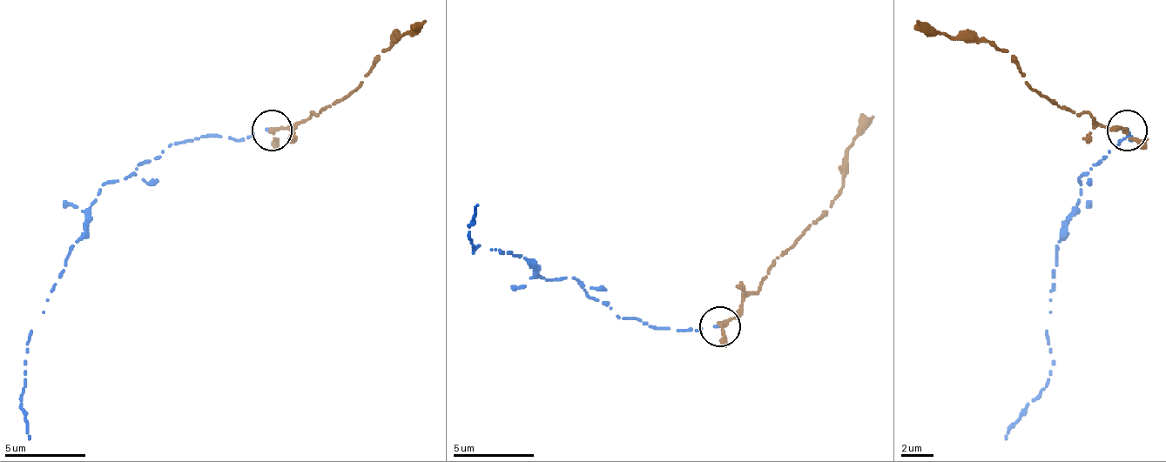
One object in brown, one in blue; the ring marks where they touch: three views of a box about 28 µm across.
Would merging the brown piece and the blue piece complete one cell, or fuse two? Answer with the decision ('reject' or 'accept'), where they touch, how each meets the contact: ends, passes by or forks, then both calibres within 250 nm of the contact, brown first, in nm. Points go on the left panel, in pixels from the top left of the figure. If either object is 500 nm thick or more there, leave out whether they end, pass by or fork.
accept; place (272, 130); brown passes by; blue ends; calibres 240 and 140 nm

